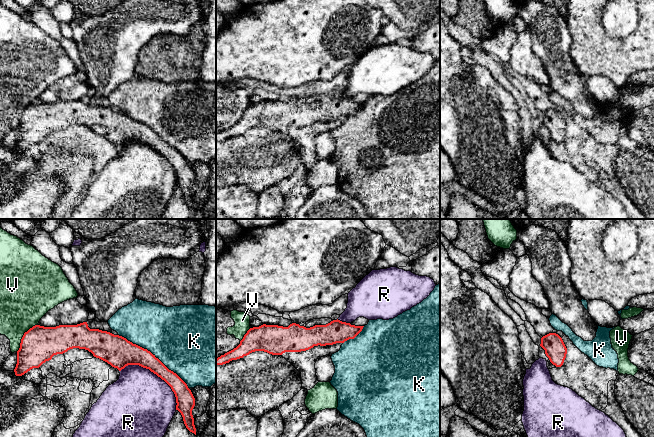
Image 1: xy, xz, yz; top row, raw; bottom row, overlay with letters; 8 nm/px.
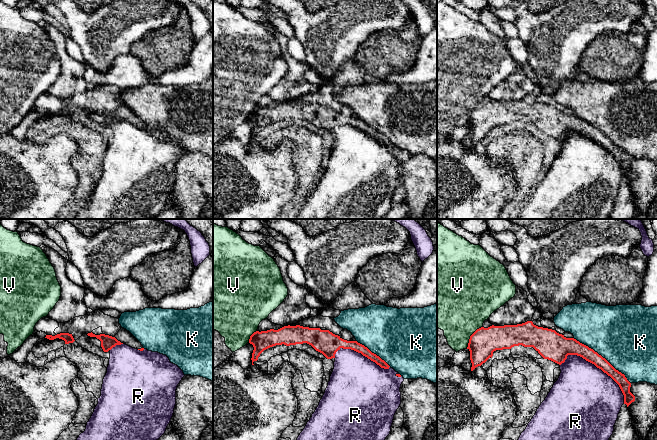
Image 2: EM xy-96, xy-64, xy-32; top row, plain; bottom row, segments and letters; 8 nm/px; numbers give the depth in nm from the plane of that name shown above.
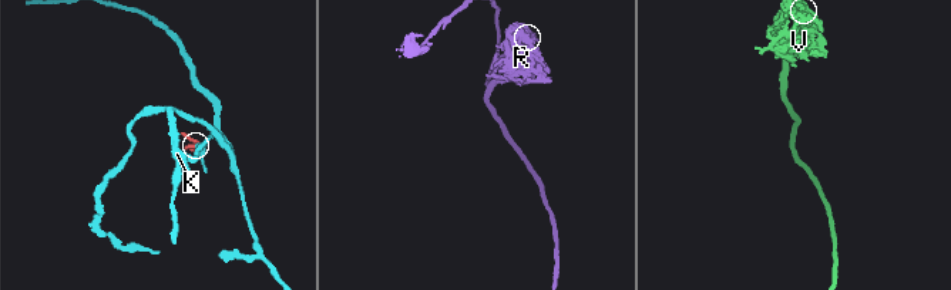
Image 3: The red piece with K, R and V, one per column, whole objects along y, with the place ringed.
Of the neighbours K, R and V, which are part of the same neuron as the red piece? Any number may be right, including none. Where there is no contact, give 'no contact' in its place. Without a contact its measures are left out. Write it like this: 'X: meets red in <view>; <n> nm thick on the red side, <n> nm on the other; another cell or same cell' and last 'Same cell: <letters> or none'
K: meets red in xy; 200 nm thick on the red side, 480 nm on the other; another cell
R: meets red in xy; 170 nm thick on the red side, 480 nm on the other; another cell
V: meets red in xy; 300 nm thick on the red side, 360 nm on the other; another cell
Same cell: none

